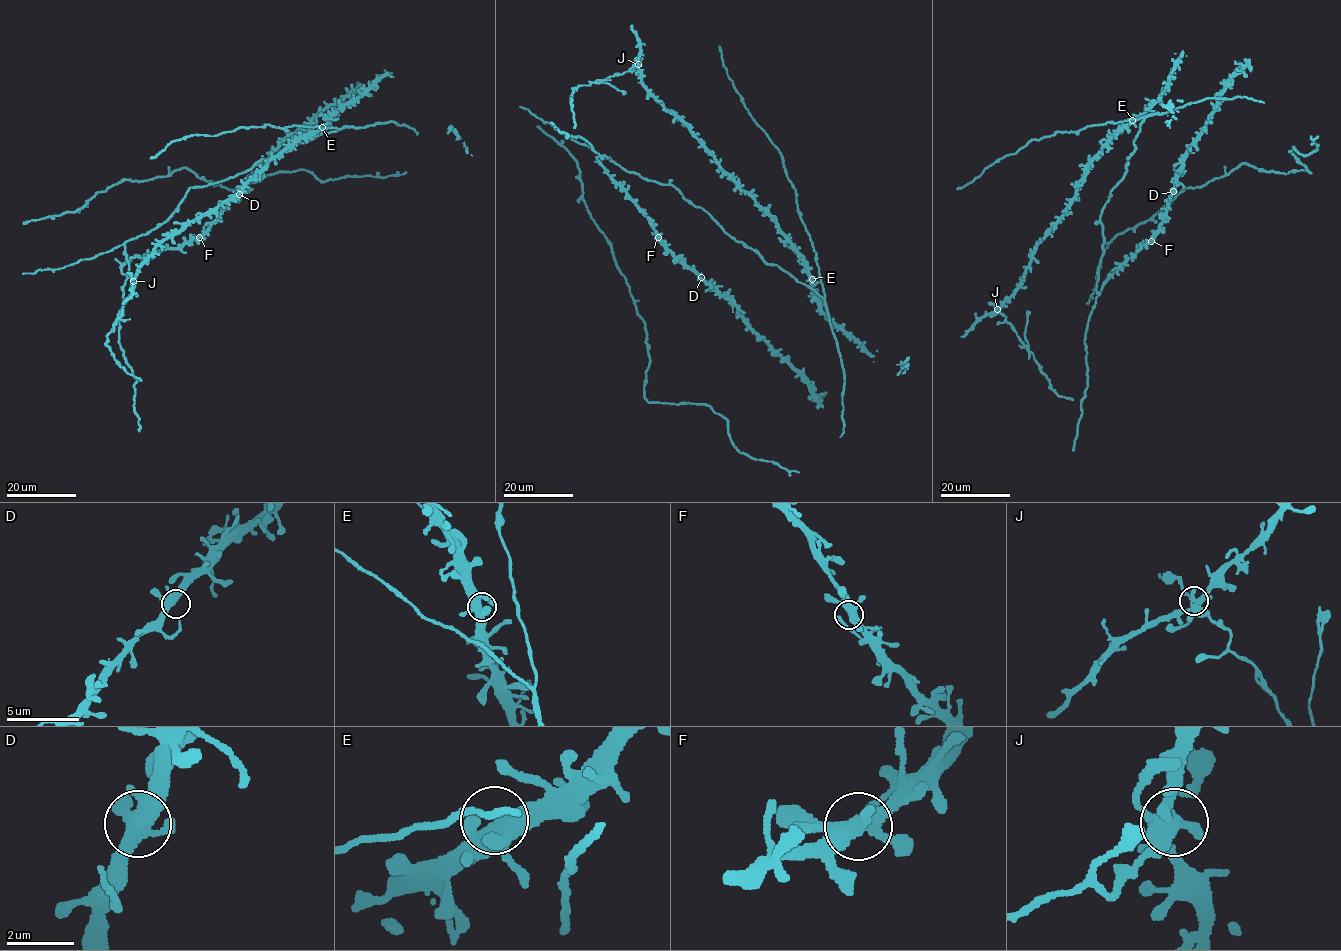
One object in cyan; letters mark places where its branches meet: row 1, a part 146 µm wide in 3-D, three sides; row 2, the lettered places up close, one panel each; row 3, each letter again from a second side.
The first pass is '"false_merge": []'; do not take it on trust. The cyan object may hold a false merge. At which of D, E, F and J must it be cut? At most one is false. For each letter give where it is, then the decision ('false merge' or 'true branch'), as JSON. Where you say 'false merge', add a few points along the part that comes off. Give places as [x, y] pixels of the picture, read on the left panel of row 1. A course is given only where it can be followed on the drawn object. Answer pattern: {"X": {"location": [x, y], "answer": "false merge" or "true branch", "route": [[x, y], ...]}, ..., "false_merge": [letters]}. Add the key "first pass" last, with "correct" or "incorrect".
{"D": {"location": [239, 194], "answer": "true branch"}, "E": {"location": [322, 127], "answer": "true branch"}, "F": {"location": [199, 237], "answer": "true branch"}, "J": {"location": [133, 281], "answer": "false merge", "route": [[134, 280], [134, 292], [126, 298], [108, 334], [106, 344], [113, 358], [141, 381]]}, "false_merge": ["J"], "first pass": "incorrect"}

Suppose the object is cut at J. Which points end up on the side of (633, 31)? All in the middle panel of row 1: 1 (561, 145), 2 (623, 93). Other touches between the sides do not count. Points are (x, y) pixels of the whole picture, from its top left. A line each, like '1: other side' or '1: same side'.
1: same side
2: other side

